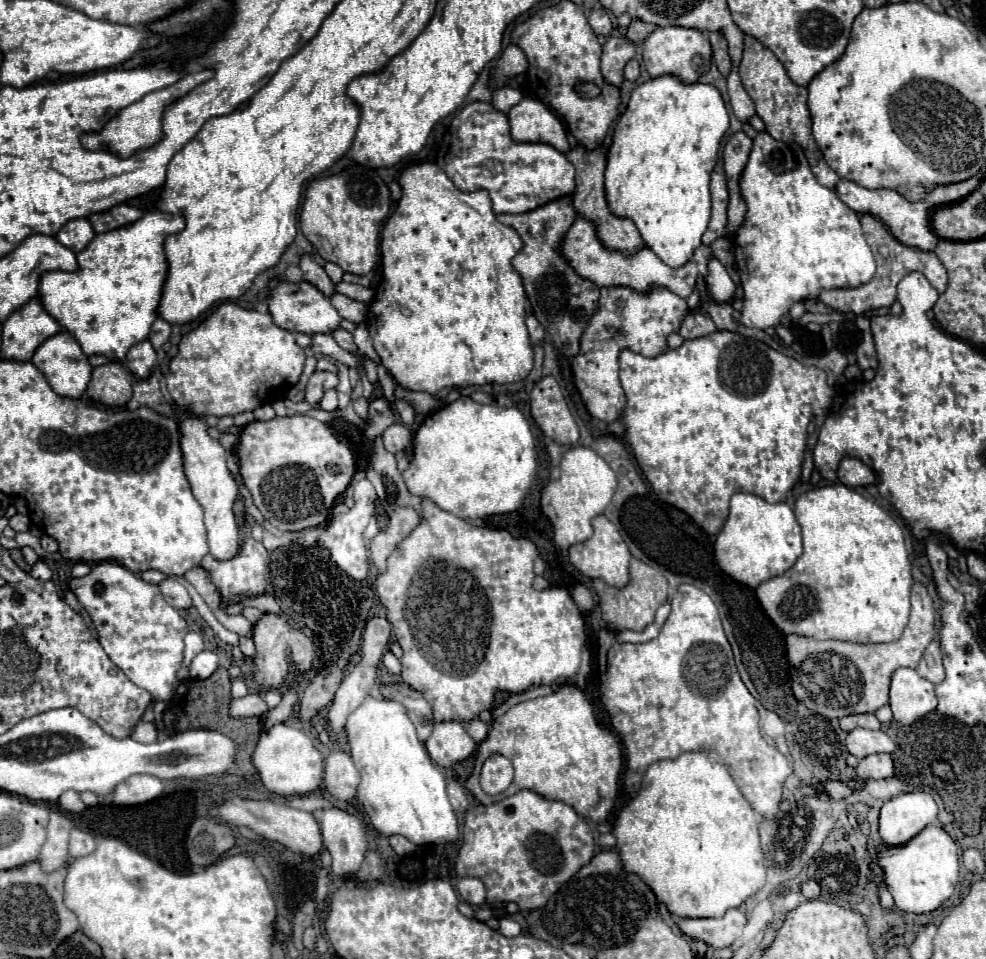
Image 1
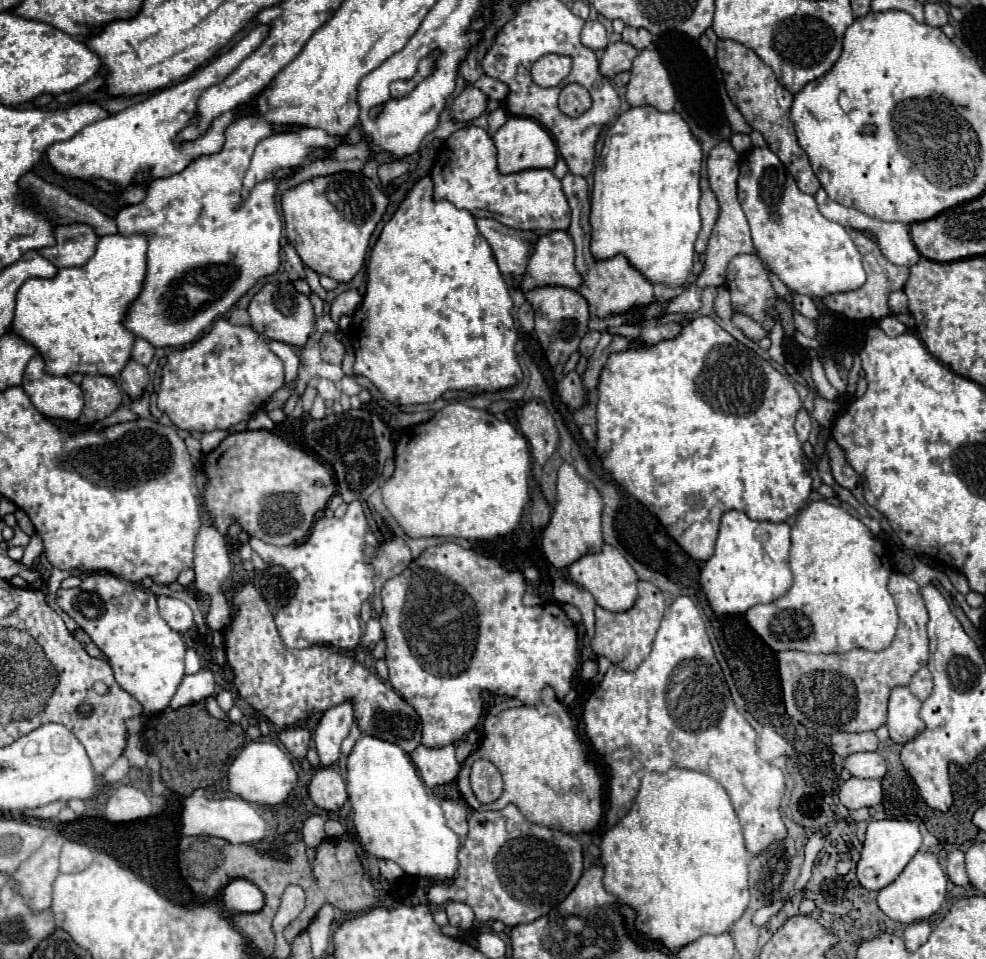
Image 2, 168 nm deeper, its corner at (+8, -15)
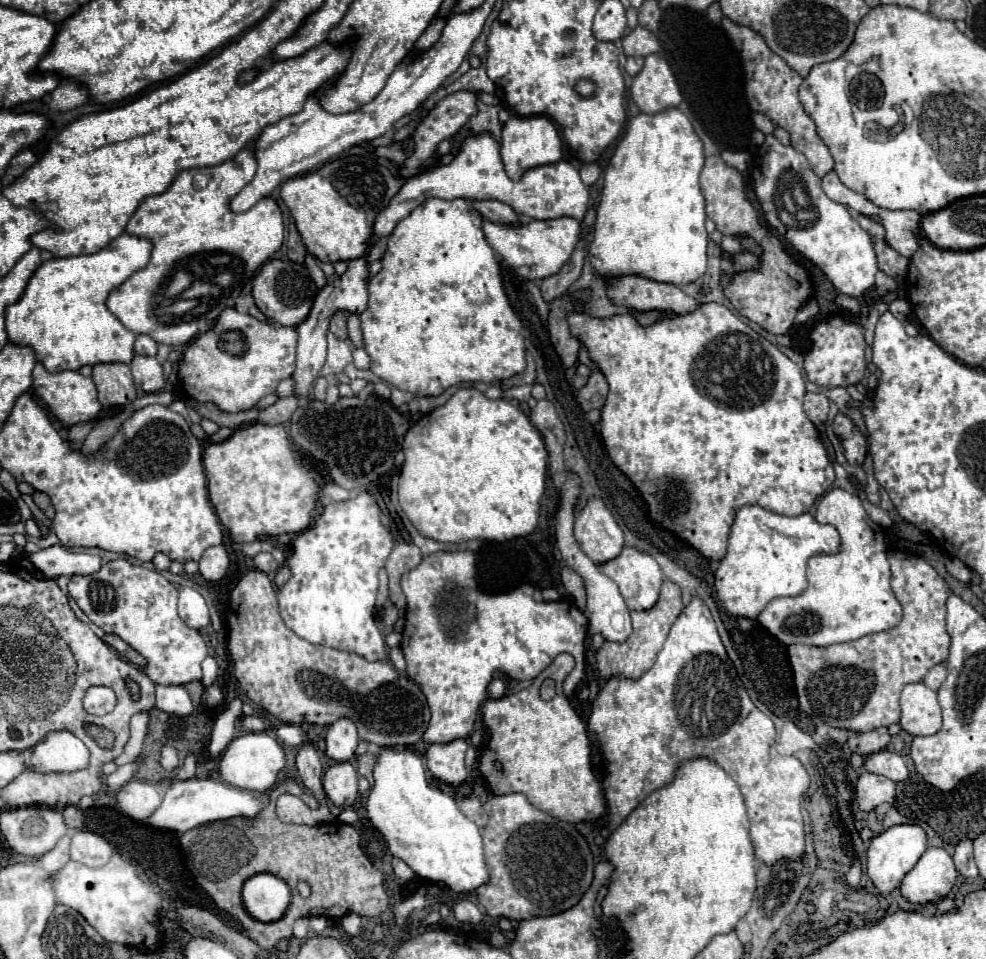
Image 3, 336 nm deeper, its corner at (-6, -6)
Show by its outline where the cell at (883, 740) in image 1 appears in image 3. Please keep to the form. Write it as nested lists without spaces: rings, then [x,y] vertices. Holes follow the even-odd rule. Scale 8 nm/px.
[[[882,750],[882,752],[870,754],[866,758],[864,768],[868,772],[882,774],[882,776],[890,778],[892,782],[906,782],[910,778],[910,772],[908,772],[902,756],[898,752],[890,752],[890,750]]]

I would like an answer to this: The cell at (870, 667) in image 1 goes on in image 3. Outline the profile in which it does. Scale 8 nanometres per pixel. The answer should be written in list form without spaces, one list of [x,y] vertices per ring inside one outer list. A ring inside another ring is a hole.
[[[888,552],[892,566],[892,590],[902,604],[902,620],[894,630],[884,630],[854,642],[832,646],[788,646],[800,710],[820,716],[834,728],[870,732],[900,720],[898,698],[906,684],[922,682],[926,672],[948,658],[950,636],[946,632],[946,598],[950,586],[920,556]],[[872,666],[872,672],[870,672]],[[872,674],[872,676],[870,676]],[[824,680],[824,686],[822,686]],[[828,682],[828,688],[826,688]]]

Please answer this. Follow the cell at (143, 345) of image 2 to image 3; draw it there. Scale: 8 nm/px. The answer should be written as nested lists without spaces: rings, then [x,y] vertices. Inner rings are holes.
[[[142,334],[142,336],[138,336],[136,342],[134,342],[134,352],[136,352],[136,354],[150,354],[150,356],[156,356],[156,346],[158,346],[158,344],[156,344],[150,336]]]

